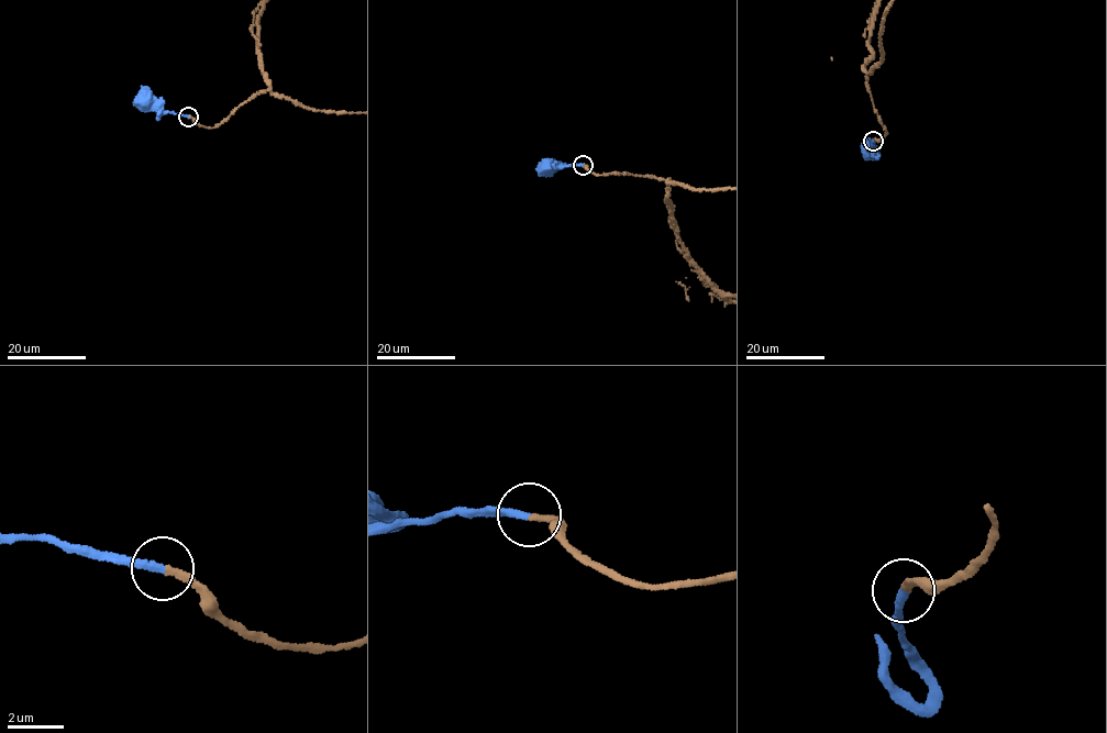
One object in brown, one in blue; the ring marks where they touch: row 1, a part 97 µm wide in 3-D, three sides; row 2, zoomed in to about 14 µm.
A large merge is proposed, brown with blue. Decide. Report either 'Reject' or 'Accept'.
Accept

